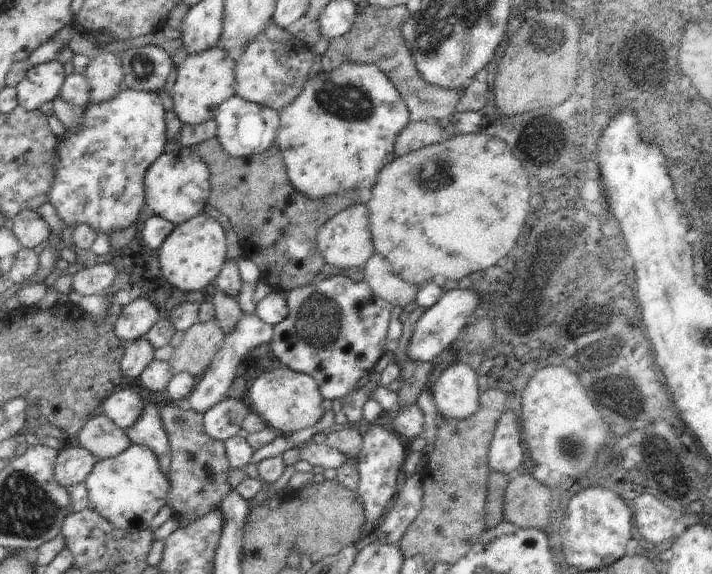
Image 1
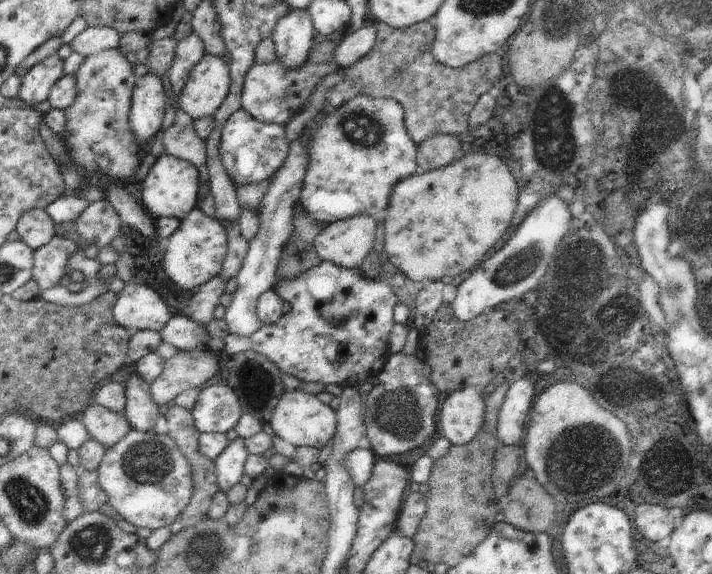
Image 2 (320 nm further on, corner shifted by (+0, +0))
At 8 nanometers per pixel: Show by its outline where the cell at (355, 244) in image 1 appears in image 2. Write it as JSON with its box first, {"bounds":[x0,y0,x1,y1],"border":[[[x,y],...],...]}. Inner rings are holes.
{"bounds":[313,213,377,269],"border":[[[362,213],[326,225],[313,240],[323,261],[332,261],[347,269],[359,268],[374,249],[377,218]]]}

